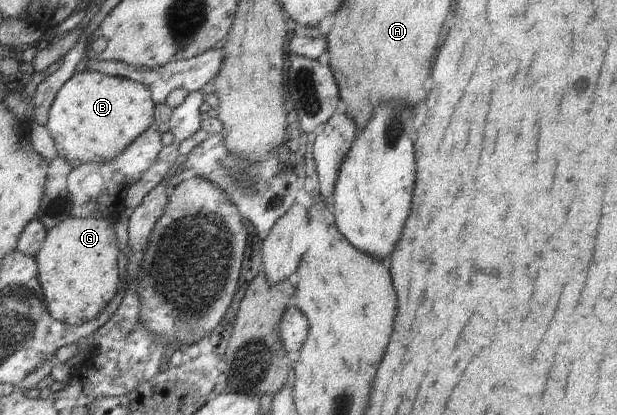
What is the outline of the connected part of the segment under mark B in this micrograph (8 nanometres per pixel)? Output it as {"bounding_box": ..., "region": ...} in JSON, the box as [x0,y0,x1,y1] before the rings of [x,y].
{"bounding_box":[48,68,156,168],"region":[[[81,68],[76,75],[66,82],[49,113],[48,129],[54,138],[60,156],[64,156],[73,168],[82,164],[103,164],[116,159],[135,139],[156,125],[156,103],[150,90],[134,80],[109,76],[100,72]]]}

